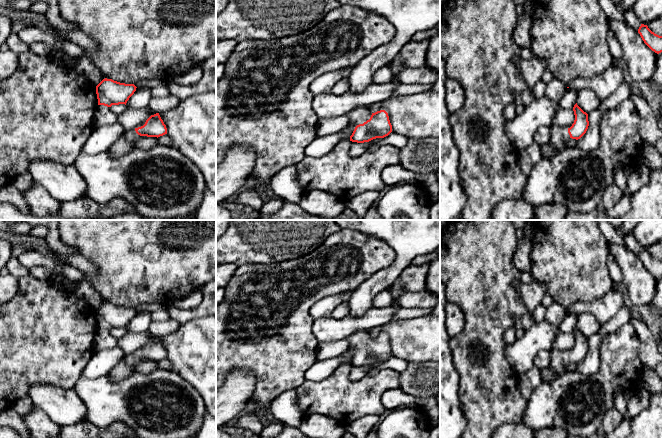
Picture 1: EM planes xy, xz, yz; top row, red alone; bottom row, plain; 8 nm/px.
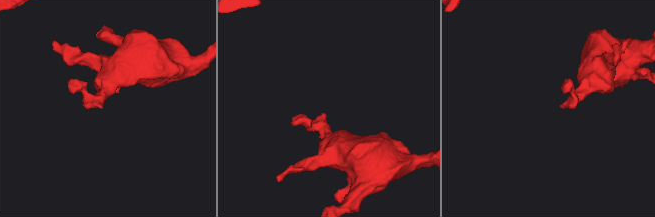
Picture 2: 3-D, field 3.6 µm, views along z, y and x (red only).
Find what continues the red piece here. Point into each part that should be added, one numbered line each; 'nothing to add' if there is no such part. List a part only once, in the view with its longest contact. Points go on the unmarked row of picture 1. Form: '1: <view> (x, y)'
1: xz (359, 339)

